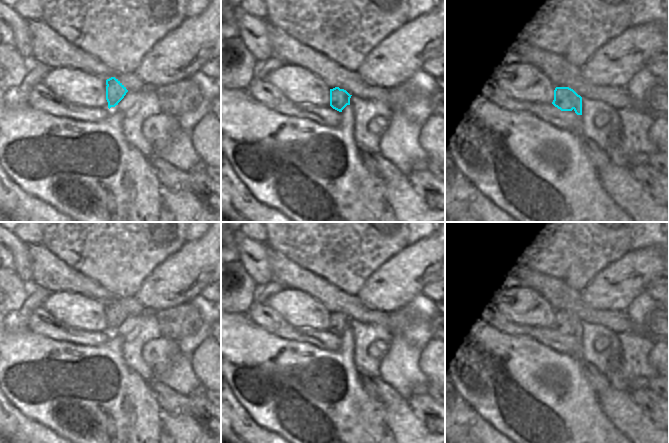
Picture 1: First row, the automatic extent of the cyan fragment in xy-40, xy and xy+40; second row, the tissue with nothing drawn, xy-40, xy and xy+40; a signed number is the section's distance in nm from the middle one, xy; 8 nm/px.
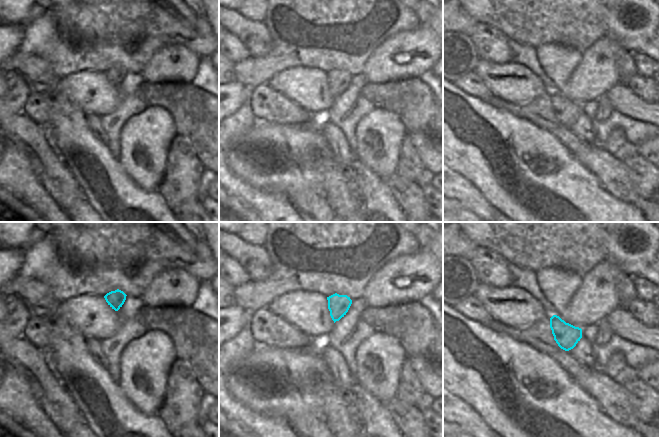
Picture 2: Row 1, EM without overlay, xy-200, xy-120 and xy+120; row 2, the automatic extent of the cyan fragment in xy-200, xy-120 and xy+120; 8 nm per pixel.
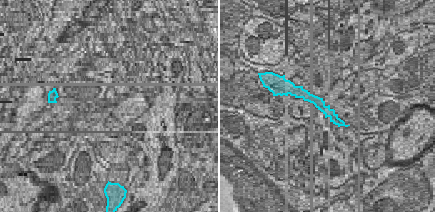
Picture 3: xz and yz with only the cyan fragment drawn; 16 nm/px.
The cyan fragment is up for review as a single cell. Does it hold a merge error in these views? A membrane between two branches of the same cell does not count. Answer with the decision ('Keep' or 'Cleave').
Keep.

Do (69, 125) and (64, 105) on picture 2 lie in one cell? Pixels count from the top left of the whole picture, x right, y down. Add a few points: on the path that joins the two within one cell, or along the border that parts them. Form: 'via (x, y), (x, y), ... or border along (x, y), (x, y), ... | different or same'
via (67, 120), (64, 116), (64, 110) | same

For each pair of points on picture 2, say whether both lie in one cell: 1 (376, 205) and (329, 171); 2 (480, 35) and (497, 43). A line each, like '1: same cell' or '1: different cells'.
1: same cell
2: same cell

